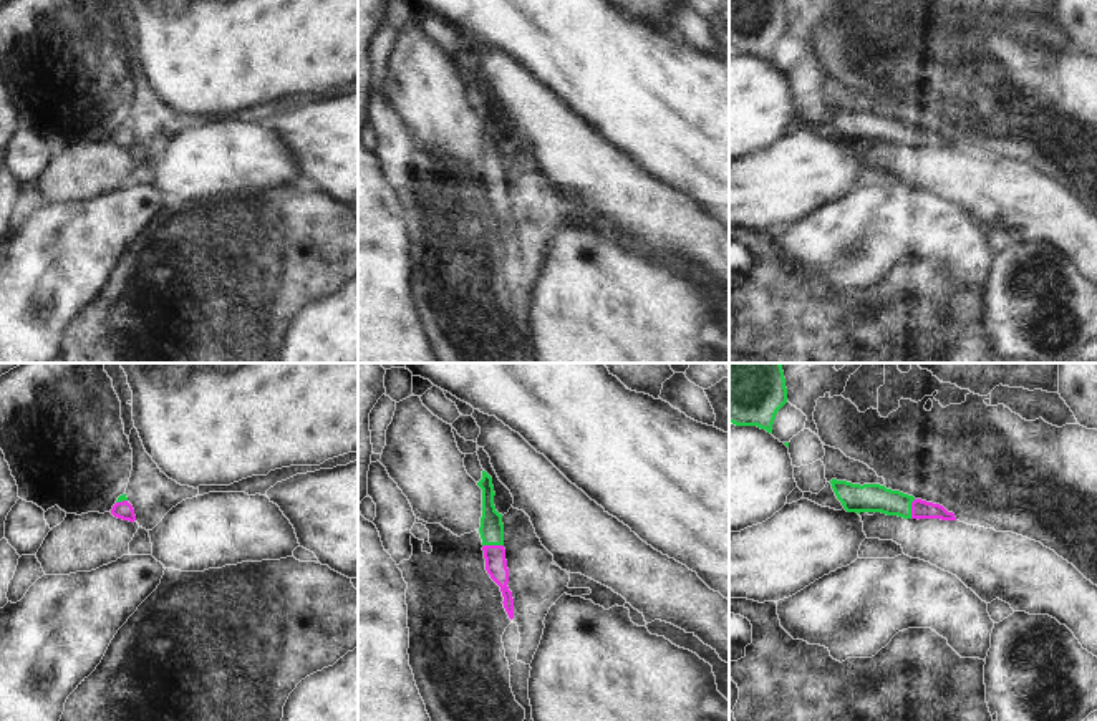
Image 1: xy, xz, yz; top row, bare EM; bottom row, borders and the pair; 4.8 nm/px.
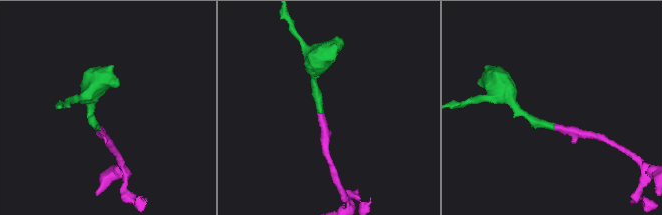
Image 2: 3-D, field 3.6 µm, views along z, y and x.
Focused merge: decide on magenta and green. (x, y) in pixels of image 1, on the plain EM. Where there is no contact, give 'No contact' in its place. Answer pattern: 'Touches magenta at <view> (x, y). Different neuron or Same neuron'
Touches magenta at xz (494, 174). Same neuron.

